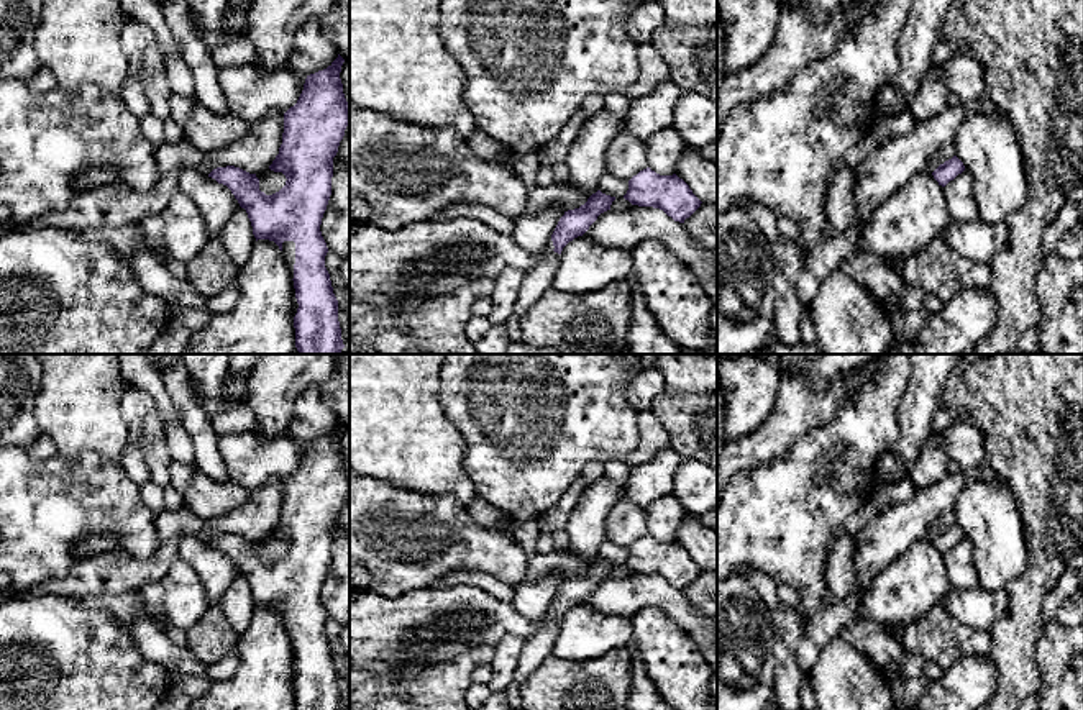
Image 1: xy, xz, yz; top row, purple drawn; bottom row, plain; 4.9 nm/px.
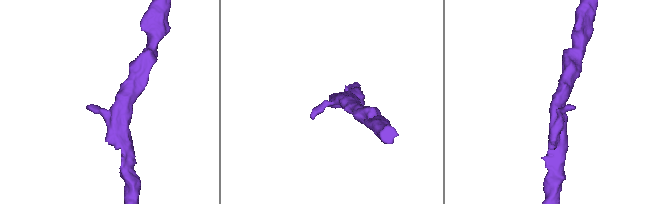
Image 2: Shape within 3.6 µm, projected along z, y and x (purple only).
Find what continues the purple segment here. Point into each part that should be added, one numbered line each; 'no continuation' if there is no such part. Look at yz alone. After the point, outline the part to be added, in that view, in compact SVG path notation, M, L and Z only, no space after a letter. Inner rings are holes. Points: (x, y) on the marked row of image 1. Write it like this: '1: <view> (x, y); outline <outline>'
no continuation

